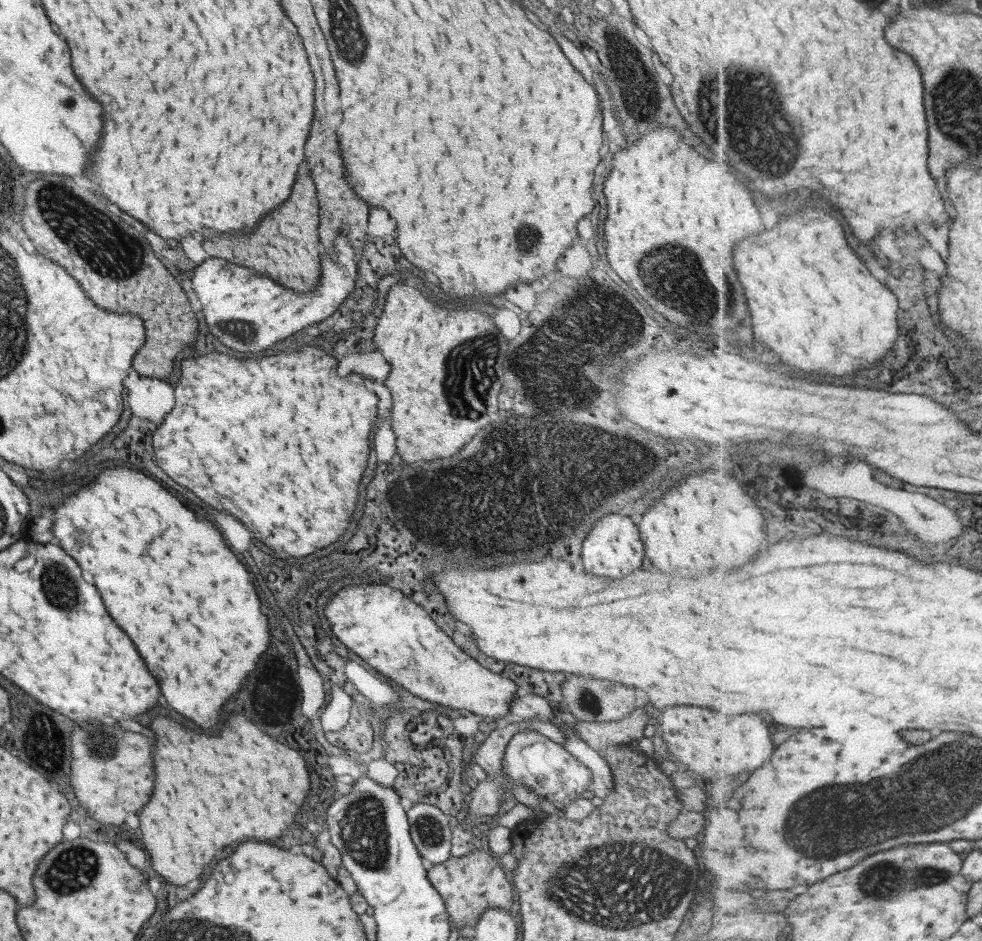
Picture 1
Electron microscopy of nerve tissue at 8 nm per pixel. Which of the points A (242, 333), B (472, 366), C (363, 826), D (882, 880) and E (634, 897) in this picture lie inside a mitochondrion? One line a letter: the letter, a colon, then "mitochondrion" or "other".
A: mitochondrion
B: mitochondrion
C: mitochondrion
D: mitochondrion
E: mitochondrion

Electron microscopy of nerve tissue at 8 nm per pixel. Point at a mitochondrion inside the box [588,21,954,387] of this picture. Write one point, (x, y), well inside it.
(757, 138)

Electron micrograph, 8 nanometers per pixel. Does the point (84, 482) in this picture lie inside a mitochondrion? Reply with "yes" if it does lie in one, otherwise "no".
no

